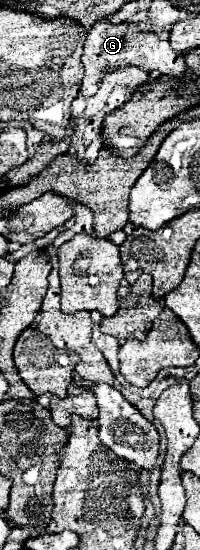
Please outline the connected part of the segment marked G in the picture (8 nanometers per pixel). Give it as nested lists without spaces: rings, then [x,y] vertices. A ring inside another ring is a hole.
[[[110,18],[98,20],[86,36],[86,44],[82,50],[82,64],[84,64],[84,78],[80,92],[84,96],[92,96],[98,92],[100,82],[108,70],[124,68],[124,66],[138,66],[140,70],[148,72],[150,80],[156,80],[158,76],[180,76],[184,74],[184,56],[176,54],[170,46],[170,42],[162,42],[154,32],[142,32],[136,24],[112,24]]]

